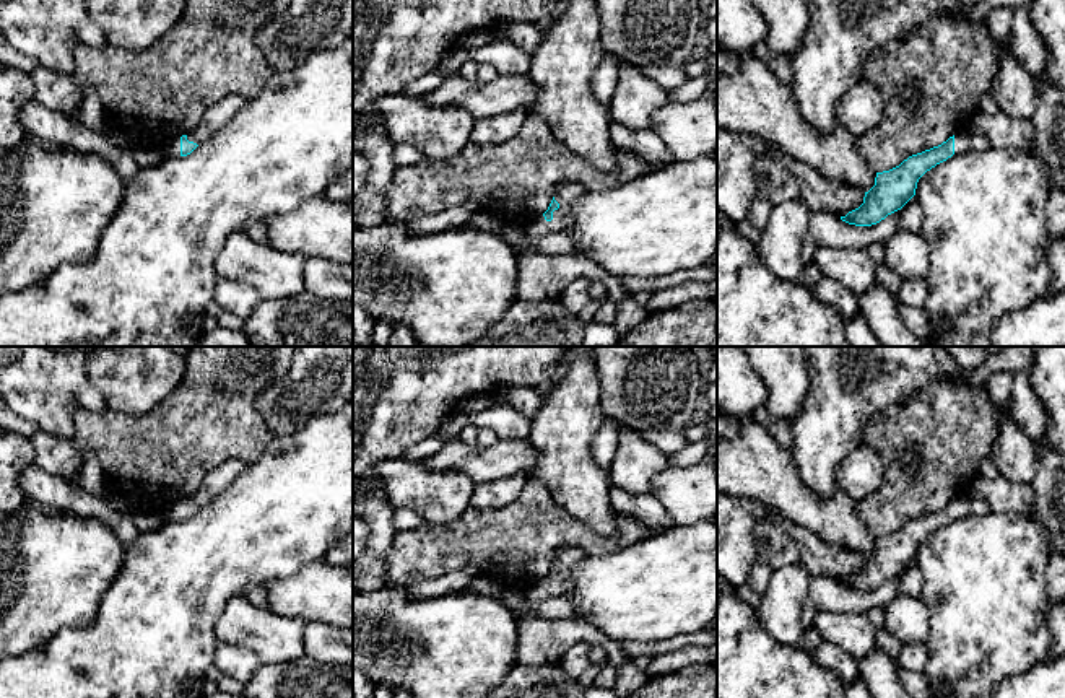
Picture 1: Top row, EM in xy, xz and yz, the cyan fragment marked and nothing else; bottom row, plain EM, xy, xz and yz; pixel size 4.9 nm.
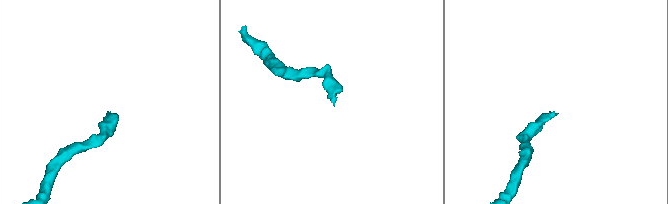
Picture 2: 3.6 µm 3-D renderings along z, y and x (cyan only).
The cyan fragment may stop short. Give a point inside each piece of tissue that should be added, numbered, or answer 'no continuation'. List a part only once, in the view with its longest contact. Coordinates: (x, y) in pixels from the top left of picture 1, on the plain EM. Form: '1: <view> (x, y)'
1: xz (568, 557)

